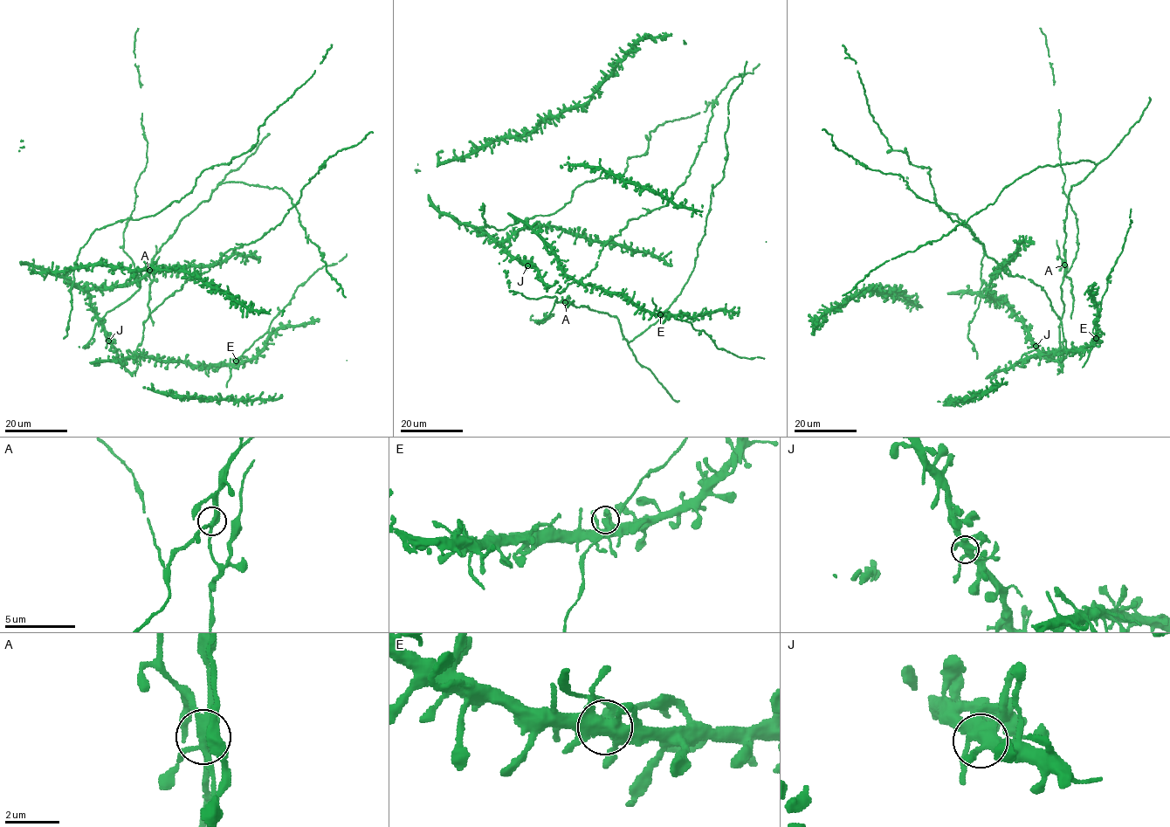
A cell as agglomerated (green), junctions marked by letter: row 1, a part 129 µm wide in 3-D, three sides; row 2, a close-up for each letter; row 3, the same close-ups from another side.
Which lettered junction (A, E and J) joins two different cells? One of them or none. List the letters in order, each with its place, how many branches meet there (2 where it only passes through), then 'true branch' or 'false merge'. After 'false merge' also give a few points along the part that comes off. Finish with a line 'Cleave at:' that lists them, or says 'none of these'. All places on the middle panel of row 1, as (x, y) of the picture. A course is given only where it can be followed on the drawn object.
A: at (565, 302); 6 branches meet; false merge
E: at (660, 314); 4 branches meet; true branch
J: at (527, 265); 5 branches meet; true branch
Cleave at: A

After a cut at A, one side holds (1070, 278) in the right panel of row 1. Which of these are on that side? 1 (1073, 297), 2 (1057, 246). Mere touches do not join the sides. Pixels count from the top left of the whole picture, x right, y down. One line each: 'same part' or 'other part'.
1: same part
2: same part

